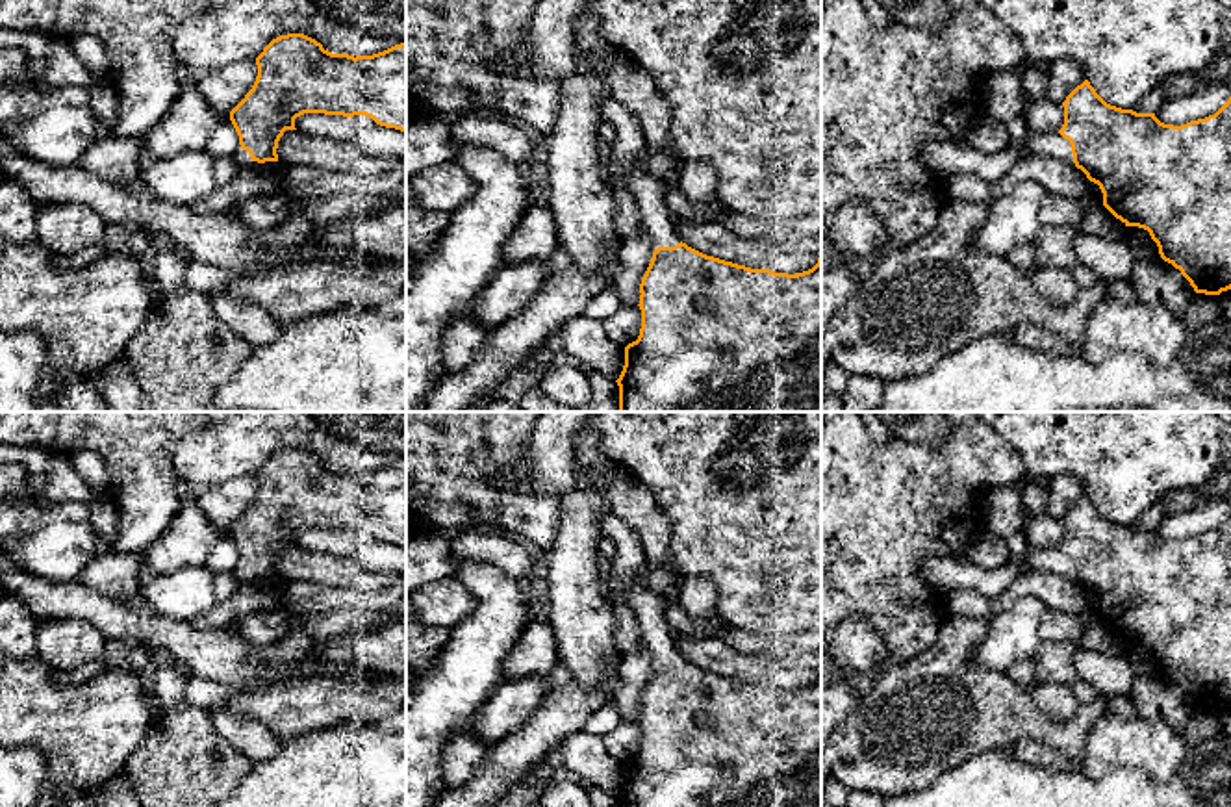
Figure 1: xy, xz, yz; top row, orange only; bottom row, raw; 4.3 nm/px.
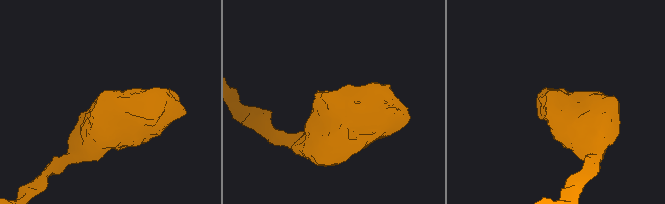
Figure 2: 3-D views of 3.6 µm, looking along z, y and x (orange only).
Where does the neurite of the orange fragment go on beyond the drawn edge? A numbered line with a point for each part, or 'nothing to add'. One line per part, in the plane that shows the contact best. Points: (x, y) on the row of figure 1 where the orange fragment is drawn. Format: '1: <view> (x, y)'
1: yz (1055, 145)

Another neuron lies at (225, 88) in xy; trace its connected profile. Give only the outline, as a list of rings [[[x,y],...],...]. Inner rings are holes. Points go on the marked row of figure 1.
[[[245,59],[204,74],[197,89],[221,115],[228,115],[252,89],[256,76],[256,59]]]

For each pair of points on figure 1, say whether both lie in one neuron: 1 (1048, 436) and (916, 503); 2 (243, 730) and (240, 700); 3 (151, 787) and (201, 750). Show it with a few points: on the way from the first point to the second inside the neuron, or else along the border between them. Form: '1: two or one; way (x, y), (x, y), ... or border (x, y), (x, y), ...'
1: two; border (994, 431), (1015, 449), (1026, 477)
2: two; border (210, 713), (232, 709), (260, 720), (279, 737)
3: one; way (164, 787), (188, 763)

